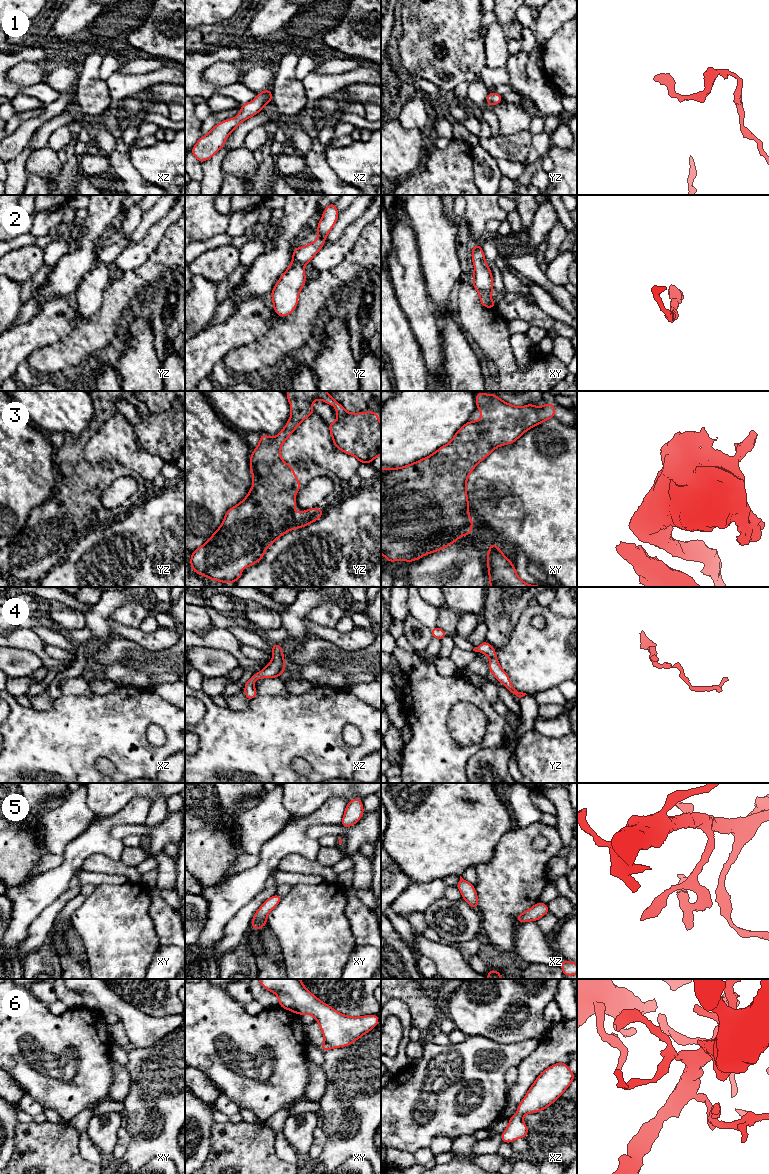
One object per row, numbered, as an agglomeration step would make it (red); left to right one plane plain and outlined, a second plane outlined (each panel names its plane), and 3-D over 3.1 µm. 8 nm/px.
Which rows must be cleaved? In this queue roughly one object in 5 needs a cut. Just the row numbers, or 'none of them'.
none of them

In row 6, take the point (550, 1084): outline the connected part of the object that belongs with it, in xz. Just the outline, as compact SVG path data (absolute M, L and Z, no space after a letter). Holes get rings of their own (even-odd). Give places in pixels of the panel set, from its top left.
M556 1063L543 1071L519 1104L517 1113L509 1118L509 1125L501 1134L501 1142L511 1143L516 1139L525 1138L528 1128L522 1116L550 1106L570 1086L575 1077L566 1063Z

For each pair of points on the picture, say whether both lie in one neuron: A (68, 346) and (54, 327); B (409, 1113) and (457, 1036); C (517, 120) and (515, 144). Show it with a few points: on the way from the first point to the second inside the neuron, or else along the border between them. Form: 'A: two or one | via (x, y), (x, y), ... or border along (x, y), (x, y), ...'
A: two | border along (74, 317), (72, 330), (67, 335), (41, 347)
B: two | border along (467, 1036), (461, 1042), (450, 1043)
C: two | border along (527, 129), (522, 129), (513, 134), (499, 134)

